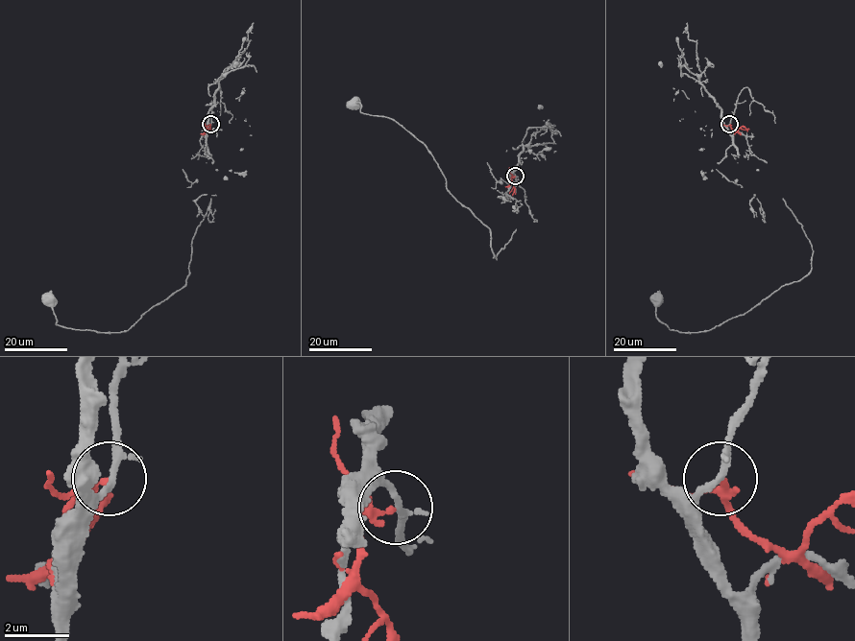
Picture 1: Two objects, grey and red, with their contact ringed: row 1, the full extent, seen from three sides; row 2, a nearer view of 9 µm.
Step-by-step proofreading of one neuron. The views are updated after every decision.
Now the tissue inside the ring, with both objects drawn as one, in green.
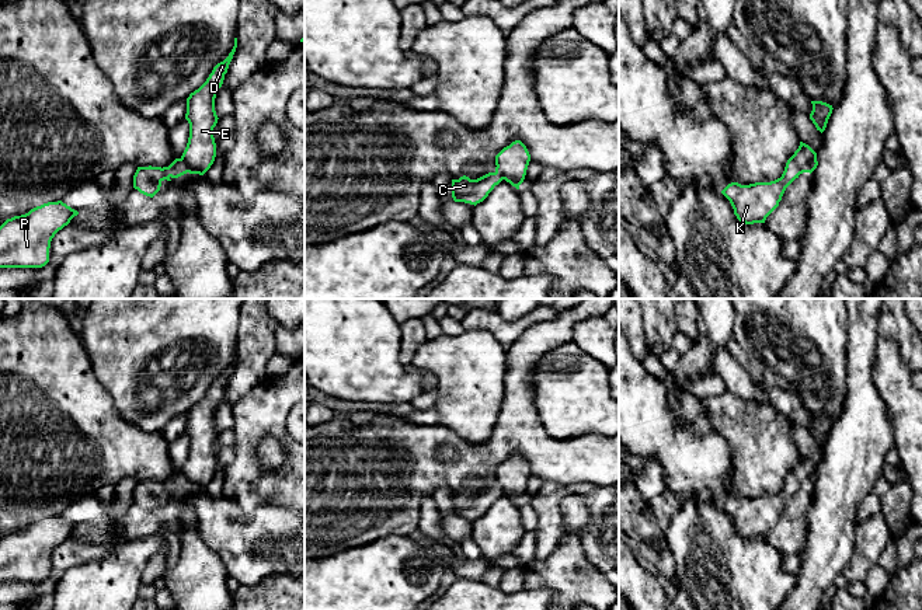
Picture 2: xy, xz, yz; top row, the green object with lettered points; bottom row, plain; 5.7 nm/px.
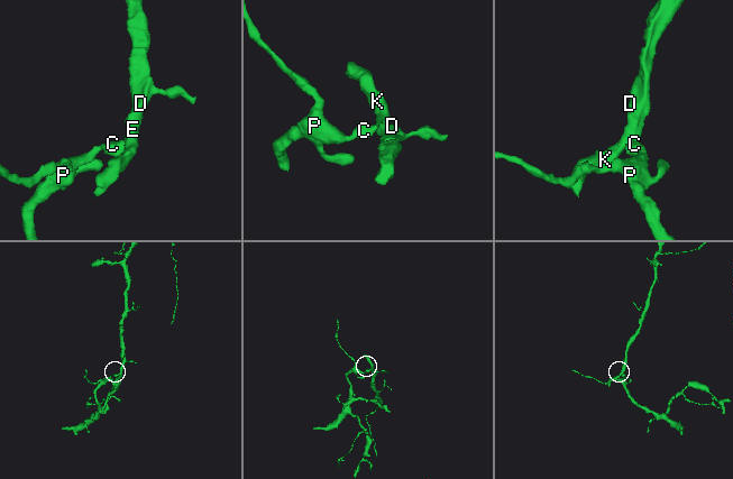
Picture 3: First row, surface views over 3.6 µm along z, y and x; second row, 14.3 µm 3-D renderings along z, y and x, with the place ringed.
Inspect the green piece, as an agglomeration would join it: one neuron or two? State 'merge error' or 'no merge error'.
merge error

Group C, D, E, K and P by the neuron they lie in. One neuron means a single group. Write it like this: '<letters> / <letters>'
C P / D E K

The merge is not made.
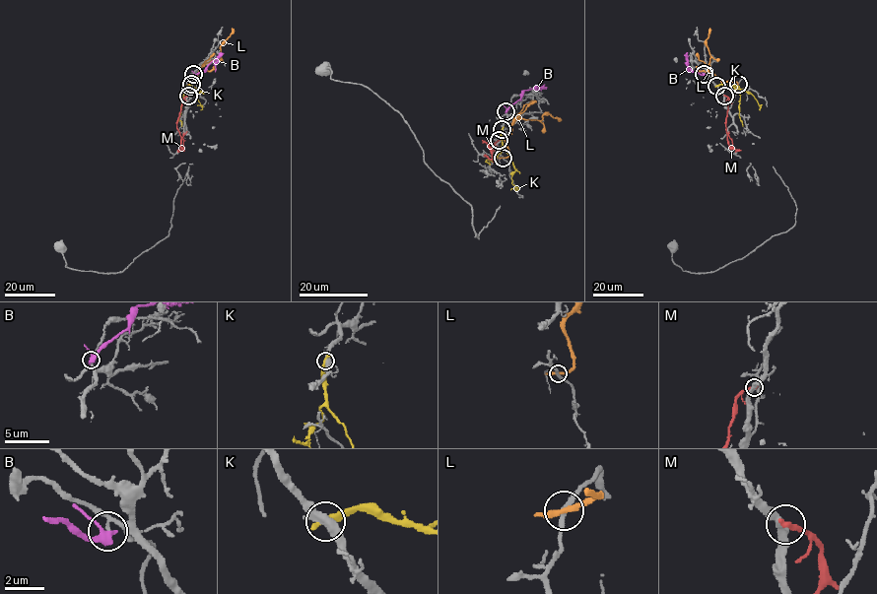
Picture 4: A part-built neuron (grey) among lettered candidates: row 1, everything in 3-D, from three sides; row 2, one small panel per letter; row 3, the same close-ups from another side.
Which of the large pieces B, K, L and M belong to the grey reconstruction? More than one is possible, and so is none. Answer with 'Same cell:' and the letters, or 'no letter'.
Same cell: no letter

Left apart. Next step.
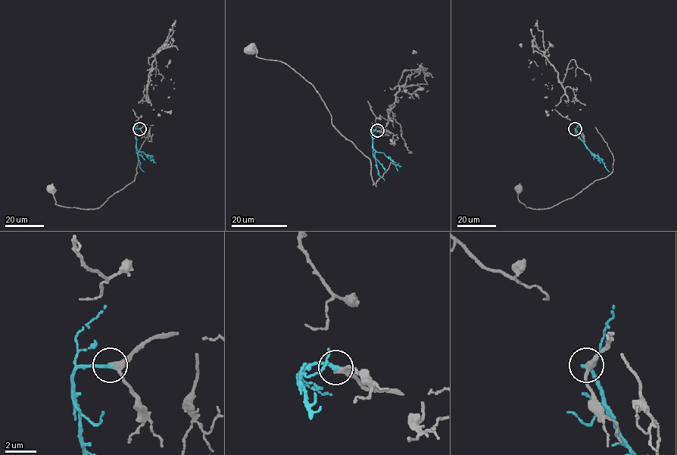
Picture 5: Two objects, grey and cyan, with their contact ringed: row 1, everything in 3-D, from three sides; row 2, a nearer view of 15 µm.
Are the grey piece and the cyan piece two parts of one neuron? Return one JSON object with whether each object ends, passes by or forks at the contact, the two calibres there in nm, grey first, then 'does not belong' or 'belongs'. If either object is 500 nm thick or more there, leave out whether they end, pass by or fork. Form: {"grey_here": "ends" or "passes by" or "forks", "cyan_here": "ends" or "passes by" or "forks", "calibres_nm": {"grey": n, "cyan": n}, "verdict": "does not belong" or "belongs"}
{"grey_here": "passes by", "cyan_here": "ends", "calibres_nm": {"grey": 320, "cyan": 240}, "verdict": "belongs"}

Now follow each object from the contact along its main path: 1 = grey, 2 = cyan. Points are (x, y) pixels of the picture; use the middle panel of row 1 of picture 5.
1: (376, 130), (393, 135), (393, 160), (375, 186), (370, 160), (332, 124), (316, 88), (284, 63), (249, 48)
2: (376, 130), (370, 131), (372, 148), (375, 151), (377, 173), (385, 180)

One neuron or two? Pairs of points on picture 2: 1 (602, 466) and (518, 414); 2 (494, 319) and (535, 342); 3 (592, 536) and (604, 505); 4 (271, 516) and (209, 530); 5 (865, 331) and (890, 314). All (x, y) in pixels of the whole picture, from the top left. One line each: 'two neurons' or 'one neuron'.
1: one neuron
2: two neurons
3: one neuron
4: one neuron
5: two neurons

